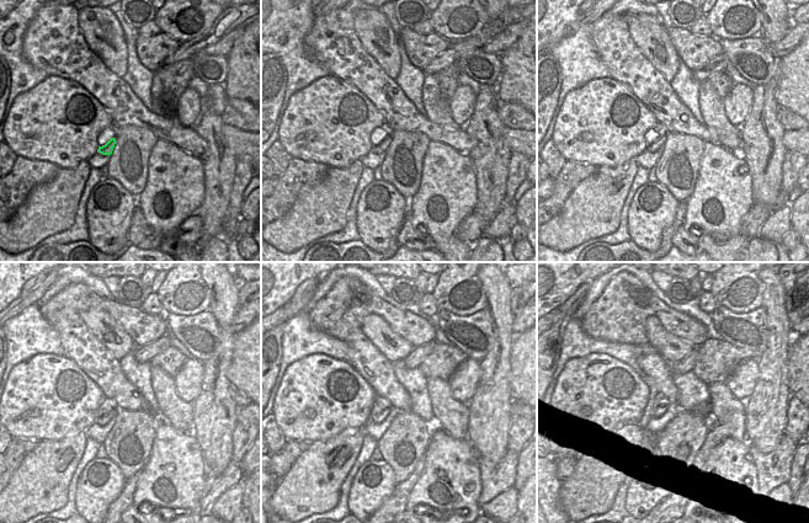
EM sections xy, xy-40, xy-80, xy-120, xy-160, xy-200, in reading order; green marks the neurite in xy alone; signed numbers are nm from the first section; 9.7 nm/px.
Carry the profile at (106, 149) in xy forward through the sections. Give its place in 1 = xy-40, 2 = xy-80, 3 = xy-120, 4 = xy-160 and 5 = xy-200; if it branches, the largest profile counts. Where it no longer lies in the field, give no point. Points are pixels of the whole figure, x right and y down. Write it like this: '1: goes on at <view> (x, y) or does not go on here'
1: goes on at xy-40 (382, 147)
2: goes on at xy-80 (660, 132)
3: goes on at xy-120 (107, 410)
4: goes on at xy-160 (382, 406)
5: goes on at xy-200 (660, 404)

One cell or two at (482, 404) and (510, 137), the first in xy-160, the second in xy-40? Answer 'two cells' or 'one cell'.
two cells

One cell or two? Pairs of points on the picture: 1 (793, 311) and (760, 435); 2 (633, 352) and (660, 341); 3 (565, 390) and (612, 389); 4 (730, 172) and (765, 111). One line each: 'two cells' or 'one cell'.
1: two cells
2: two cells
3: one cell
4: two cells

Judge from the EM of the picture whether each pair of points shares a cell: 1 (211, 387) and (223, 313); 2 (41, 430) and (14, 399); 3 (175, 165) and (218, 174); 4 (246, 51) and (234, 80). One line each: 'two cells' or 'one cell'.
1: one cell
2: one cell
3: two cells
4: one cell

